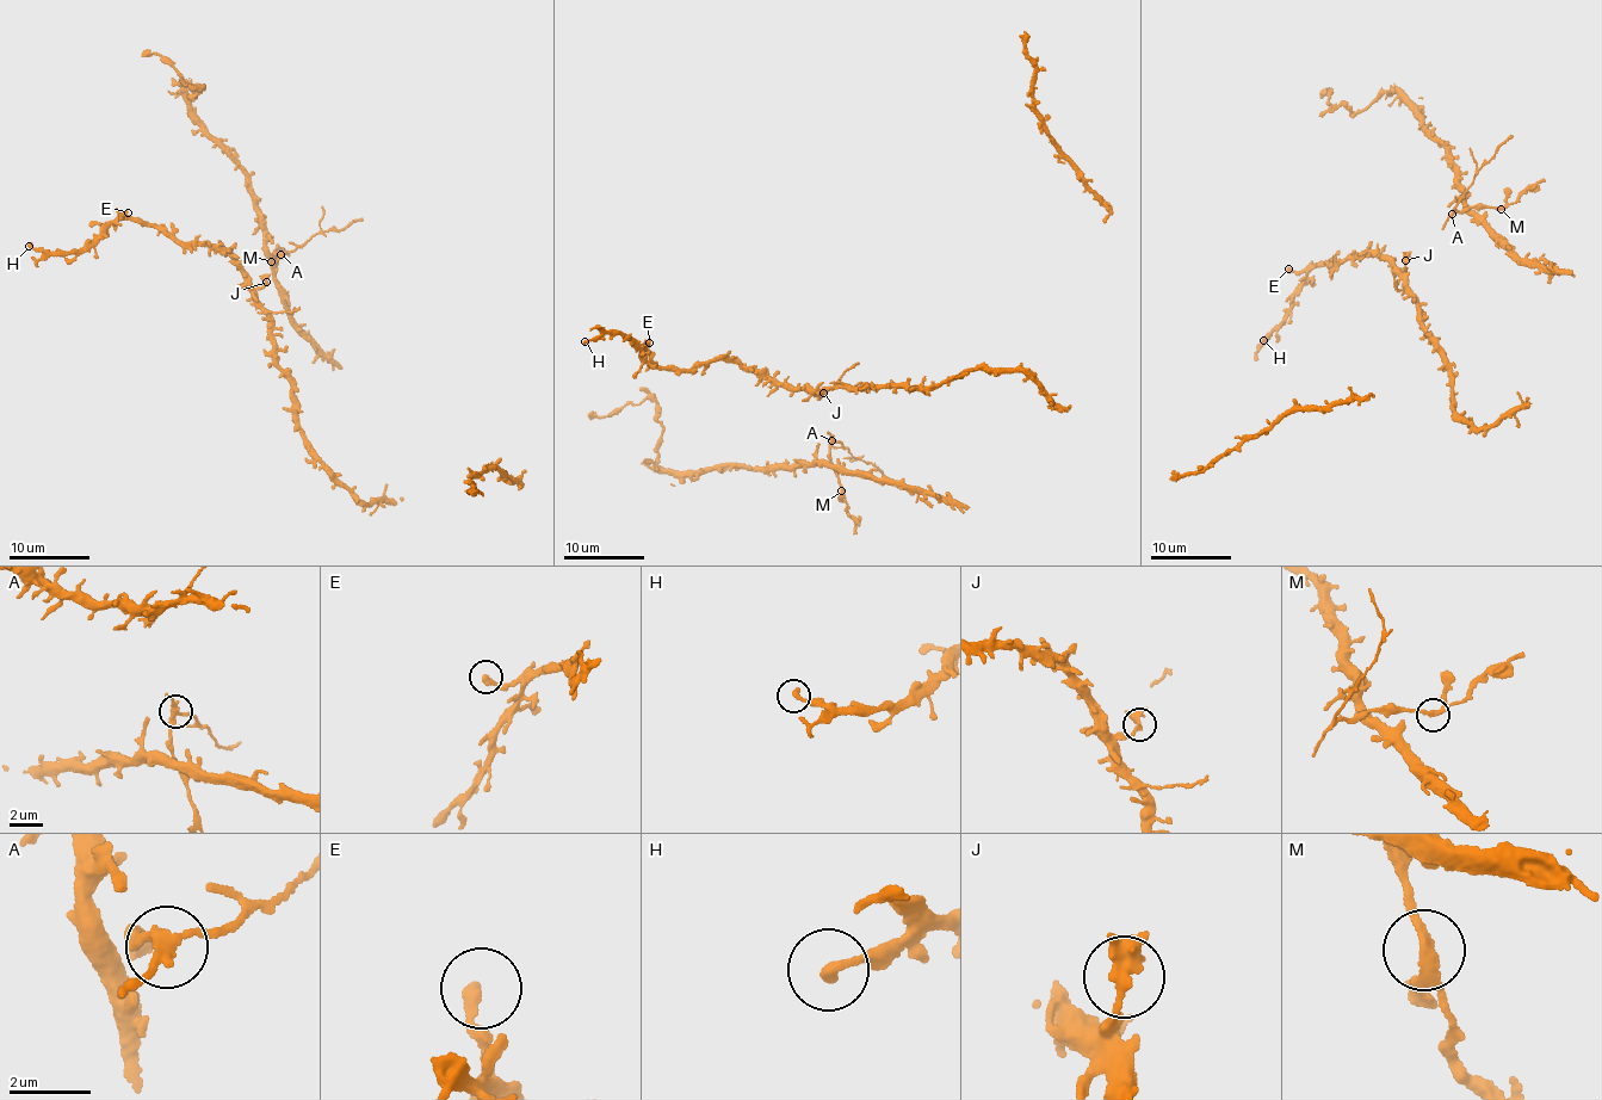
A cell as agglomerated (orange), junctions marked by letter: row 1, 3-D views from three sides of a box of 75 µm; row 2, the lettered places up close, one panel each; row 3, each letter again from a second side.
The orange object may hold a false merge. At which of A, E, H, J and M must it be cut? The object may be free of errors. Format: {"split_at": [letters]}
{"split_at": ["A"]}

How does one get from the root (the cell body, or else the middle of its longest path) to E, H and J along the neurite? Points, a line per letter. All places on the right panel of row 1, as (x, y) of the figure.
E: (1432, 344), (1422, 325), (1417, 297), (1390, 263), (1368, 253), (1329, 271), (1328, 263), (1299, 272), (1288, 269)
H: (1432, 344), (1405, 278), (1368, 253), (1329, 271), (1328, 263), (1309, 269), (1282, 321), (1263, 340)
J: (1432, 344), (1422, 325), (1417, 297), (1409, 288), (1405, 260)

